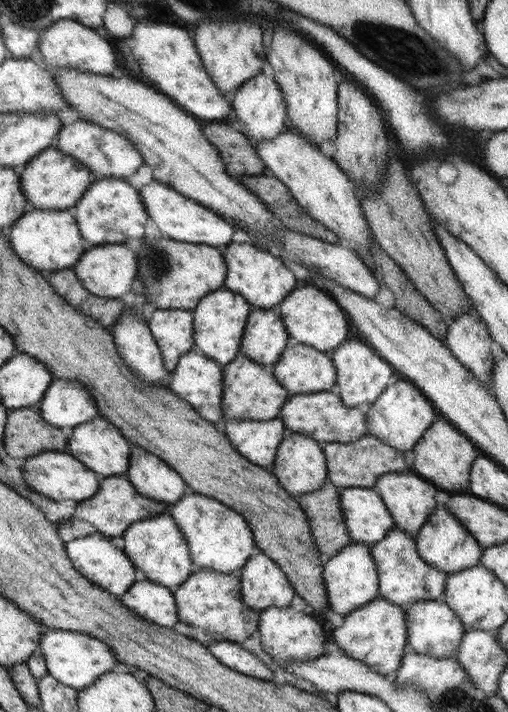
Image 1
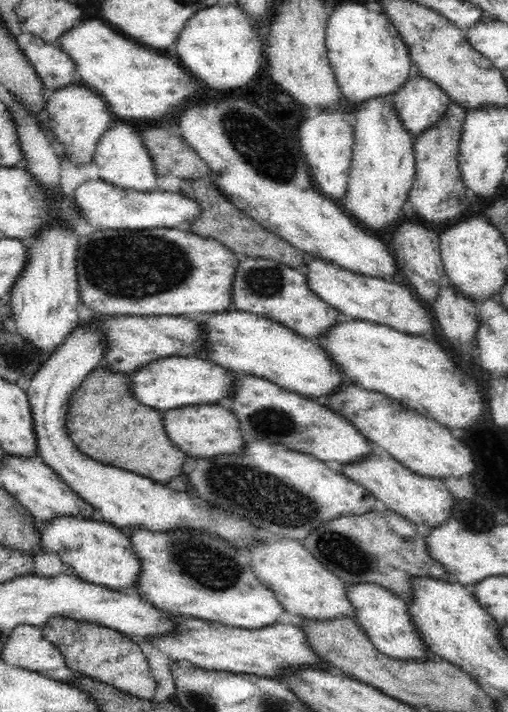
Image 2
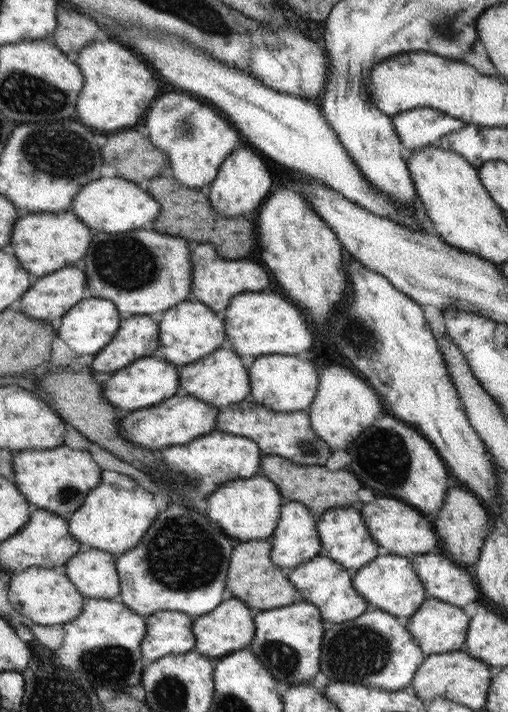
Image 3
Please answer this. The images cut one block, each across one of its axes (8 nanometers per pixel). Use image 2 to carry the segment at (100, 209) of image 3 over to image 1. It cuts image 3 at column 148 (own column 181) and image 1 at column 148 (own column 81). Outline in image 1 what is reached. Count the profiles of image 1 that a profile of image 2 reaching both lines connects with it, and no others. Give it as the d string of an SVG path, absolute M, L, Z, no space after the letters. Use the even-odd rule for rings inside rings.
M154 180L142 186L140 192L146 212L158 226L162 237L192 244L208 244L214 247L227 246L232 243L232 234L235 231L232 224L213 210L206 208L205 205L198 204L198 201L193 198L179 193L171 185Z

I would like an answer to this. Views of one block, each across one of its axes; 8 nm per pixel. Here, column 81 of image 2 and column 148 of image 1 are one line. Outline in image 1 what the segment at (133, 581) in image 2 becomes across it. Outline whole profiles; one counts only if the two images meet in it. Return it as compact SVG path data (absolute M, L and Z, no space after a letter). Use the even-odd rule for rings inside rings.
M167 513L140 520L130 526L124 536L124 552L129 556L134 567L145 573L145 578L155 584L165 586L179 586L186 583L197 571L192 560L191 549L185 534L179 528L177 522Z

